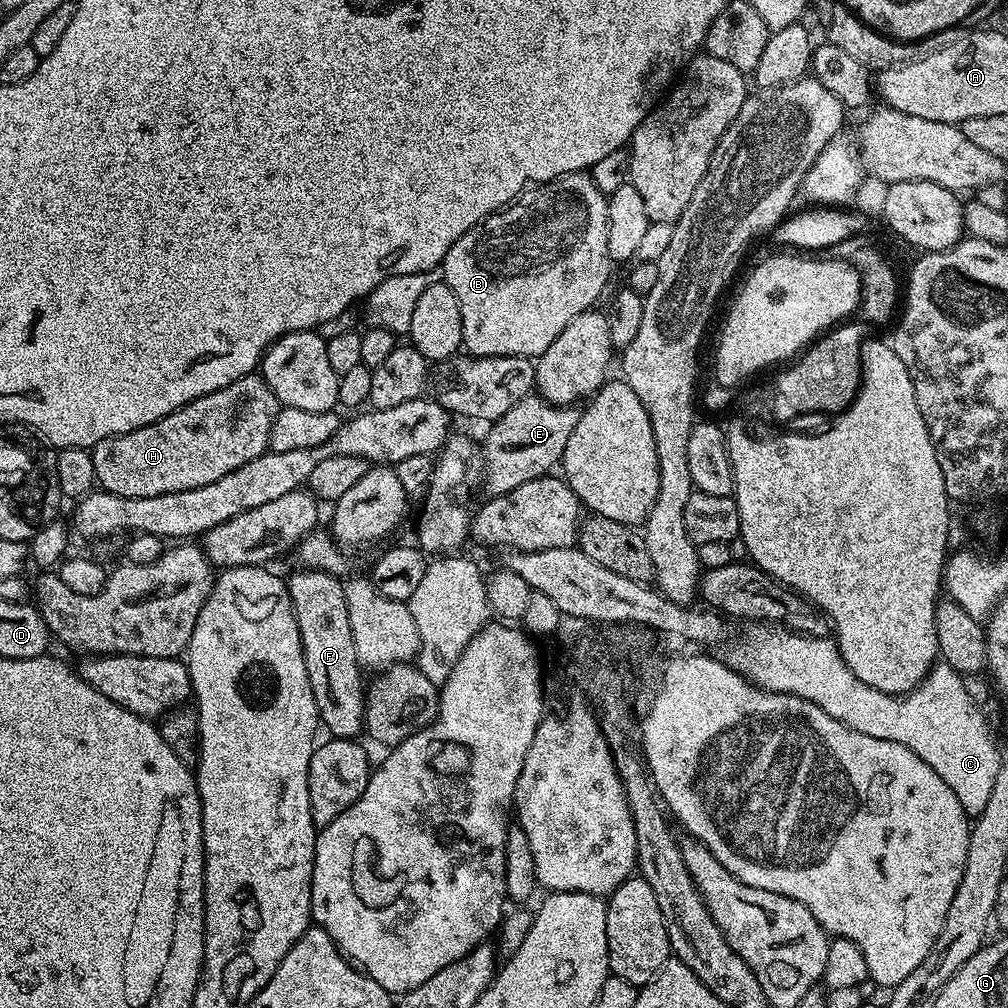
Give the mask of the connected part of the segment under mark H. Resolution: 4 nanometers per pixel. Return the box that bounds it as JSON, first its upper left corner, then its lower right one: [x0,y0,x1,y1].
[90,375,281,498]

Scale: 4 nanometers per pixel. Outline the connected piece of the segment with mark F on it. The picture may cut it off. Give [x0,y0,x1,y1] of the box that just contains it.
[287,568,366,740]

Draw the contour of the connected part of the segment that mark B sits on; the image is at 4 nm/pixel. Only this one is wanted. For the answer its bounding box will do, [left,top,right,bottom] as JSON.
[442,171,614,358]

